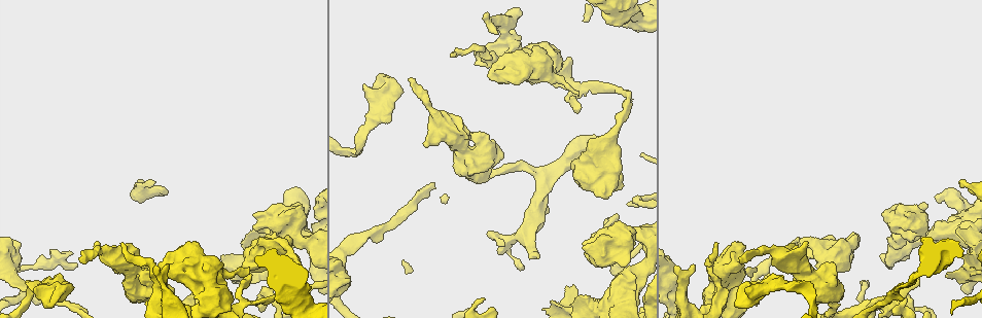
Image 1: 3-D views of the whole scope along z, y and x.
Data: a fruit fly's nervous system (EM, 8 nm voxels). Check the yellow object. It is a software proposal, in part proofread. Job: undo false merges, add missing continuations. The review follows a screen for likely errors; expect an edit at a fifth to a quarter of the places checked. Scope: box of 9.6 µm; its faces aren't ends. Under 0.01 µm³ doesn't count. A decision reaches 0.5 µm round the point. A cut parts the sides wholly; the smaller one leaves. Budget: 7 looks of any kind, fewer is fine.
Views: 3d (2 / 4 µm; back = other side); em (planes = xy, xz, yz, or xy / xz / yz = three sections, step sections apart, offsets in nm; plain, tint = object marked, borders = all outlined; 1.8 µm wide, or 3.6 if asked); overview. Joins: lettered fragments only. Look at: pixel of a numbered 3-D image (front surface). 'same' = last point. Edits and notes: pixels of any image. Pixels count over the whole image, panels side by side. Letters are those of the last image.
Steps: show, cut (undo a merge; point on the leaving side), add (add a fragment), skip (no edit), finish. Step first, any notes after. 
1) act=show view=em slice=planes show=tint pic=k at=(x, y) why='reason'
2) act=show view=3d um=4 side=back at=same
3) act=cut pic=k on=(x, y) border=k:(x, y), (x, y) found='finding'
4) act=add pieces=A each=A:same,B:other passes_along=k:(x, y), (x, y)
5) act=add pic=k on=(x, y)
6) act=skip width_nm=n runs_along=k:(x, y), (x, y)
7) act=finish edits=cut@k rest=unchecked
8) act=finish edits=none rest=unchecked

act=show view=em um=3.6 slice=planes show=borders pic=1 at=(949, 228) why='thick turns thin'

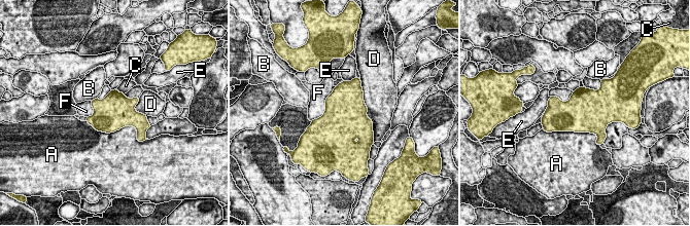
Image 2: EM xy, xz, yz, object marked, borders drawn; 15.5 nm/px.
act=skip width_nm=550 each=A:other,B:other,C:other,D:other,E:other,F:other border=2:(85, 121), (137, 137) found='all the same cell'

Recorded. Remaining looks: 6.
act=show view=em slice=xy step=8 show=borders pic=1 at=(538, 256) why='branch stops here'

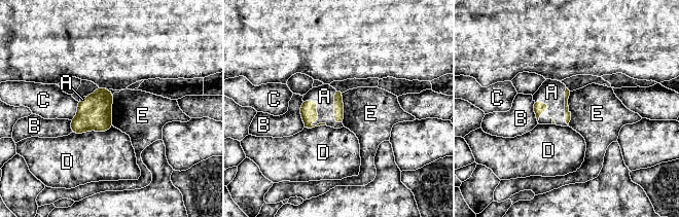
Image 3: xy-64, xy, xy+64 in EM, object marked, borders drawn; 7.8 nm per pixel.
act=add pieces=A each=A:same,B:other,C:other,D:other,E:other found='the cell continues'

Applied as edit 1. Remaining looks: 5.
act=show view=overview

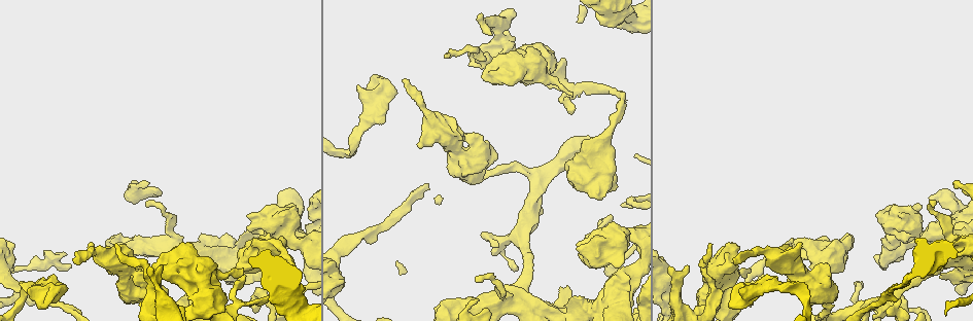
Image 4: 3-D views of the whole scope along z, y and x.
act=show view=em um=3.6 slice=xy step=16 show=tint pic=4 at=(204, 299) why='three-way junction'

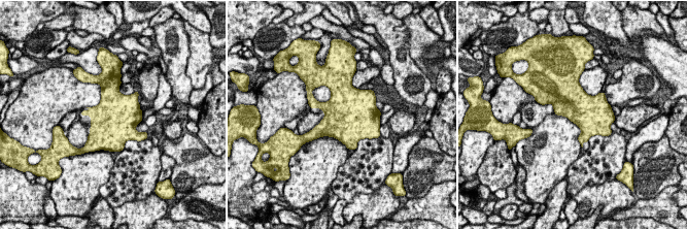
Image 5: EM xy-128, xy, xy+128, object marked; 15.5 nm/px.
act=show view=em um=3.6 slice=planes show=borders at=same why='another direction'

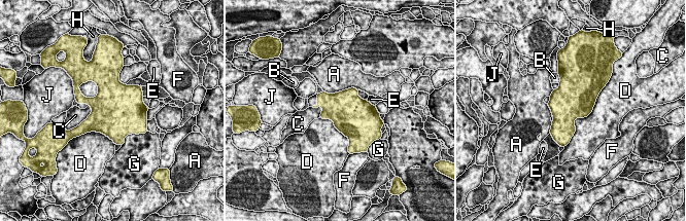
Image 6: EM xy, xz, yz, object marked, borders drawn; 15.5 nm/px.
act=skip longest_contact=D:1050nm each=A:other,B:other,C:other,D:other,E:other,F:other,G:other,H:other,J:other border=6:(601, 91), (564, 146) found='continuous, no second cell'

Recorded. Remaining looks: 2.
act=finish edits=add@3 rest=unchecked

